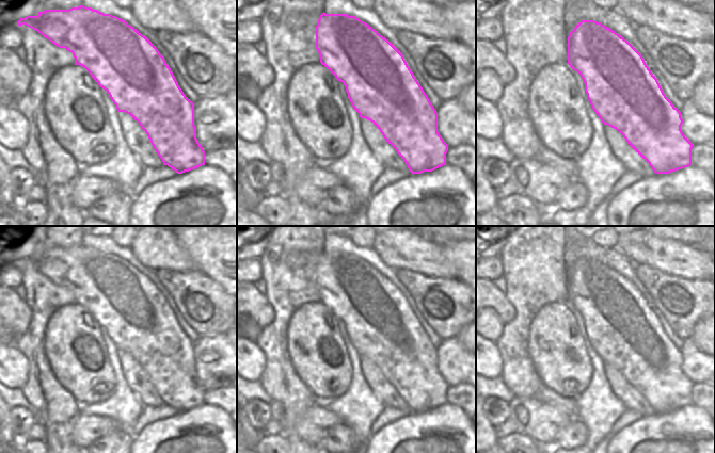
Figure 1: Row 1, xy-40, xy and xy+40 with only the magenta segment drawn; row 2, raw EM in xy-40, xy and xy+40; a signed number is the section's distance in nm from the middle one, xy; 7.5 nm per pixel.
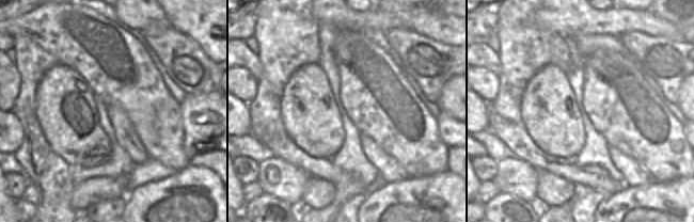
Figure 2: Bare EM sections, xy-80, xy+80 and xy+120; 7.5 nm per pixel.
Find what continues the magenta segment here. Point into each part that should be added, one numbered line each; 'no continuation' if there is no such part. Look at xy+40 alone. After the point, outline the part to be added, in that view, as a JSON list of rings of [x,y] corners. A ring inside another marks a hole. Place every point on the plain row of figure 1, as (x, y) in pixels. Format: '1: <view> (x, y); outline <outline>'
no continuation

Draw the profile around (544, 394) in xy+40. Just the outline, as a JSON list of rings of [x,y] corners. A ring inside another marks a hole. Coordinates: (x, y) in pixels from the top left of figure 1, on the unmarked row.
[[[543,383],[536,392],[536,399],[576,416],[576,398],[565,398],[546,387]]]

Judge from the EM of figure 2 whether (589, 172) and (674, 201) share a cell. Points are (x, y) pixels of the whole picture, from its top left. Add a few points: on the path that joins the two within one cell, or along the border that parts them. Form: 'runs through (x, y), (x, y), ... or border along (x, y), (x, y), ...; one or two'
border along (625, 187), (608, 195); two

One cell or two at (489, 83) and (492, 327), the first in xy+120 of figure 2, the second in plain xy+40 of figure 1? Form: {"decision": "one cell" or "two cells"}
{"decision": "one cell"}

